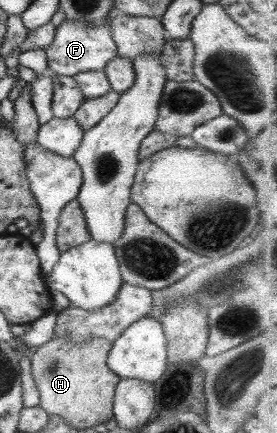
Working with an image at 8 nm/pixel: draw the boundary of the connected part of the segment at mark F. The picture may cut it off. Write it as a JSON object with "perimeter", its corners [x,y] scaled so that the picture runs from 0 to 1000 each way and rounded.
{"perimeter":[[[231,44],[202,62],[195,92],[162,111],[166,134],[181,162],[206,173],[267,178],[289,166],[372,164],[394,139],[422,129],[422,106],[404,88],[397,46],[368,55],[296,55],[292,48]]]}

